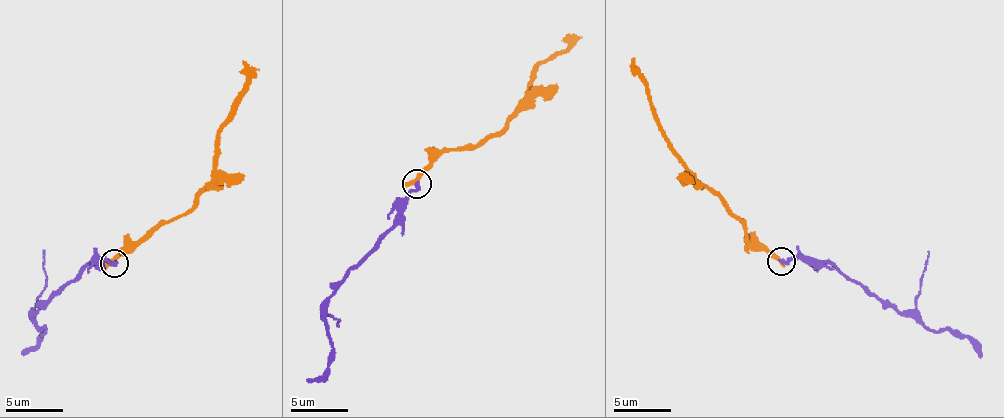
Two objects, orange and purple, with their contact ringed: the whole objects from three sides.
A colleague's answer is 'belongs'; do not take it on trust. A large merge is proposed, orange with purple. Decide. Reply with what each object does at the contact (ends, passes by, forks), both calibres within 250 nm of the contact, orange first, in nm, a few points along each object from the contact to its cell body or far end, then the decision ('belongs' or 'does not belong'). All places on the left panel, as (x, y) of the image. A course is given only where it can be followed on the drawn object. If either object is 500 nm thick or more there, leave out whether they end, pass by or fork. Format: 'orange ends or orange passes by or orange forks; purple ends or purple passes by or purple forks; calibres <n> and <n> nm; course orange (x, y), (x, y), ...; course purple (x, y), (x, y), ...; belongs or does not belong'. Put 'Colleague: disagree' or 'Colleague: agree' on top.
Colleague: disagree
orange ends; purple ends; calibres 400 and 280 nm; course orange (112, 264), (161, 225), (186, 211), (210, 178), (214, 145), (247, 80), (243, 61); course purple (115, 264), (107, 260), (92, 262), (36, 313), (34, 315), (42, 328), (32, 347), (21, 353); does not belong

